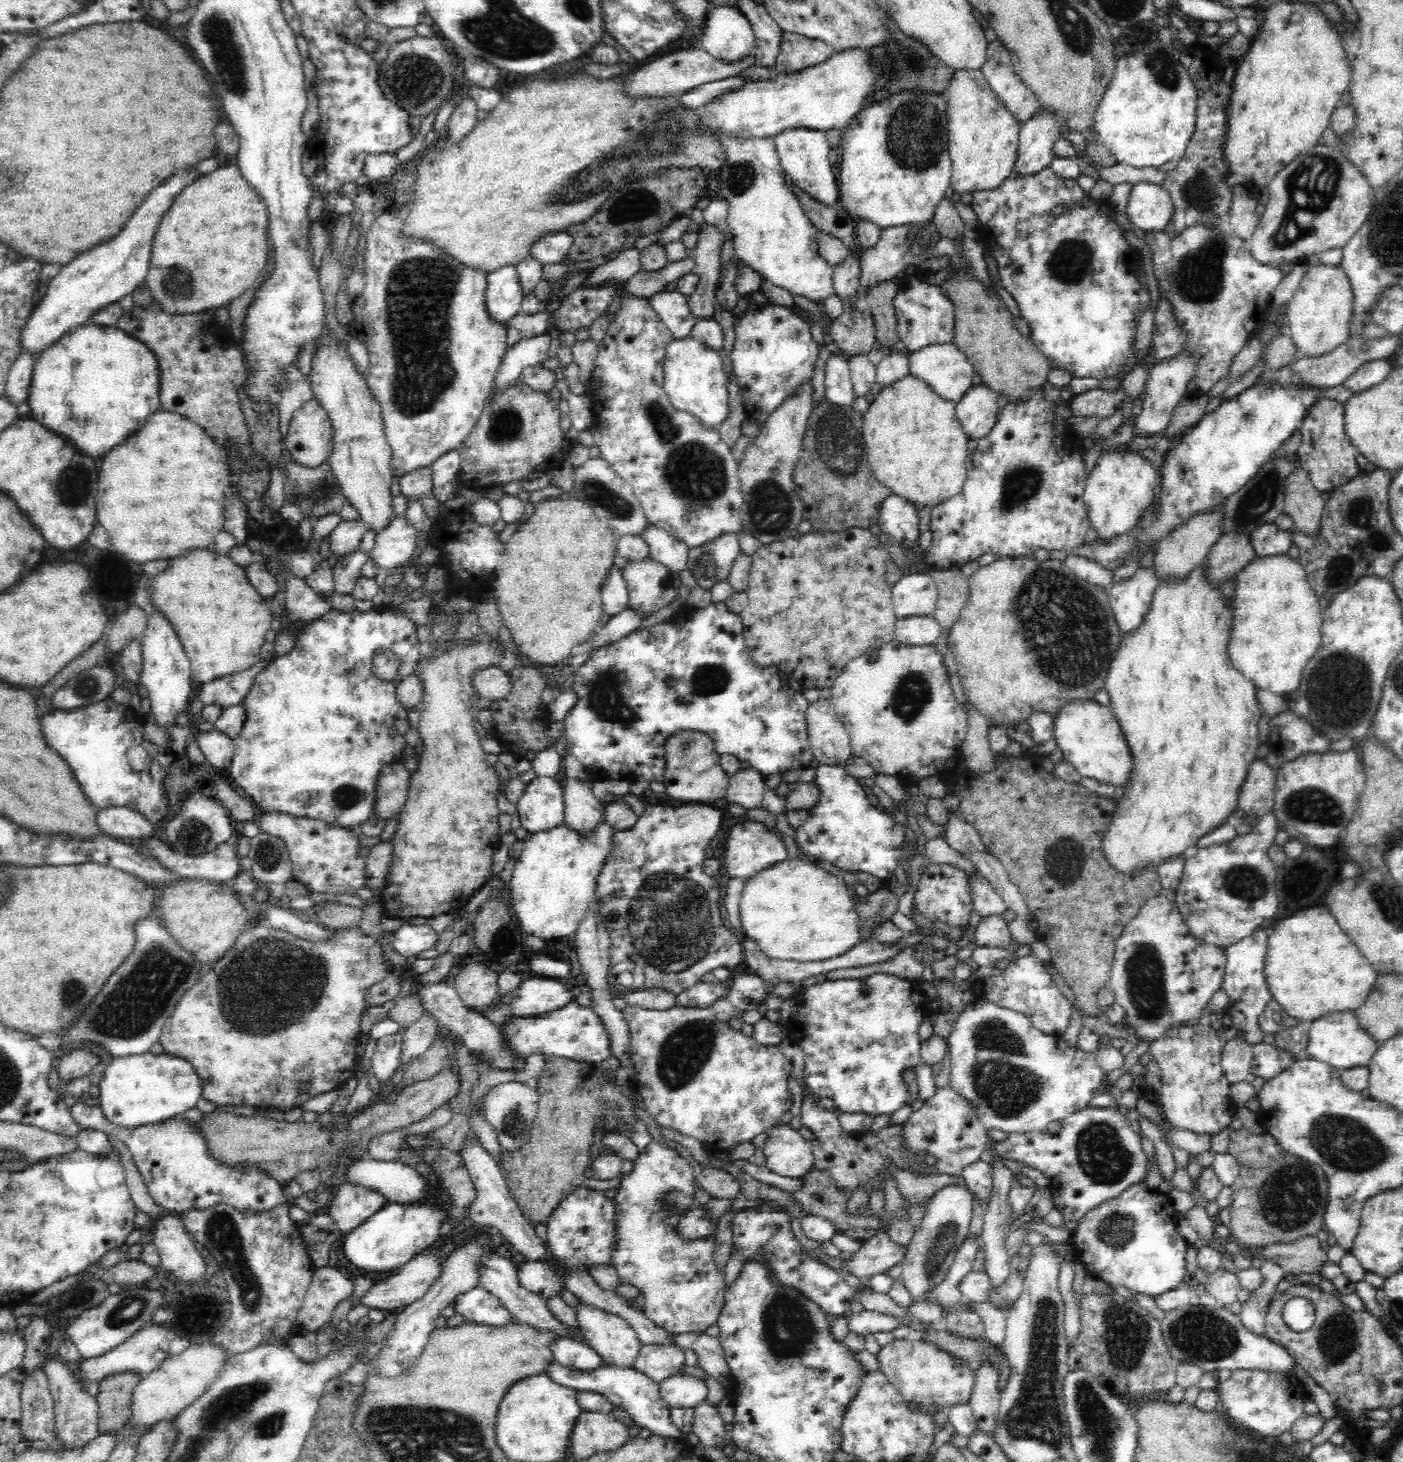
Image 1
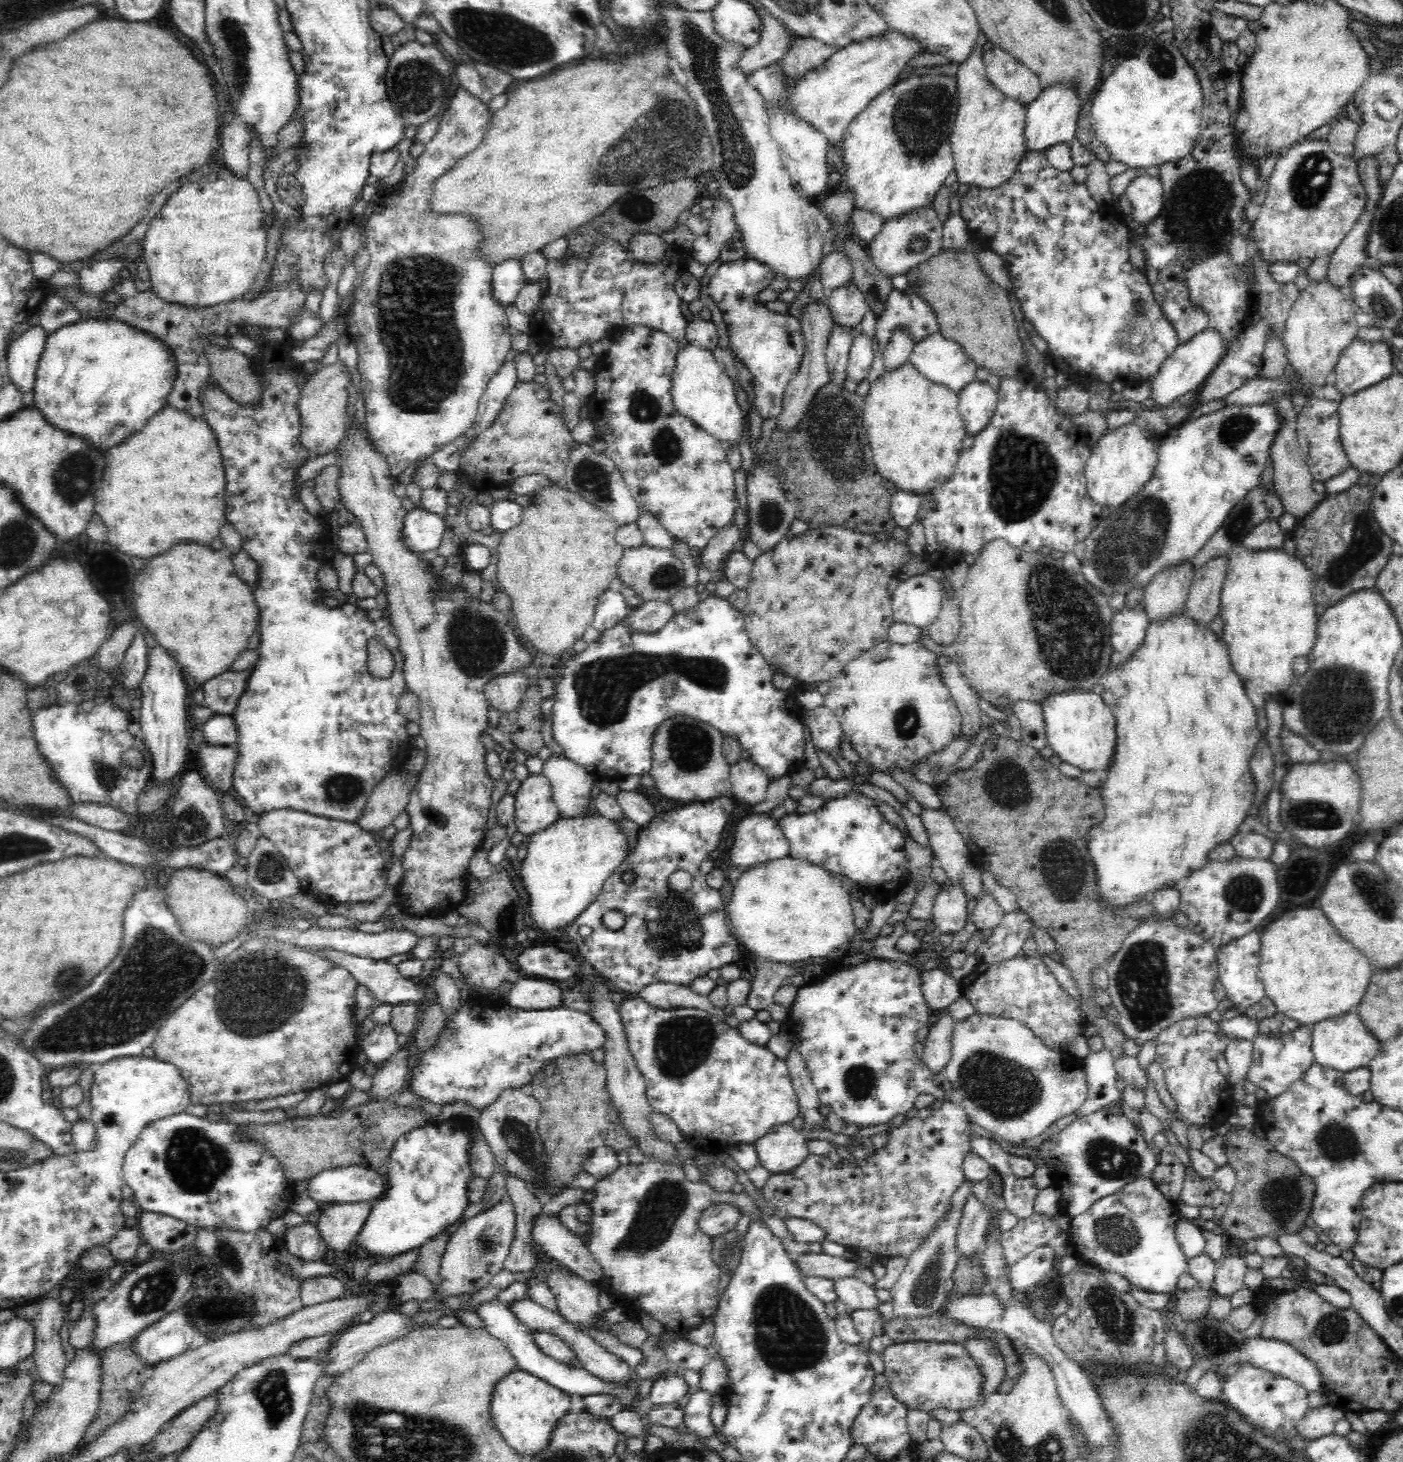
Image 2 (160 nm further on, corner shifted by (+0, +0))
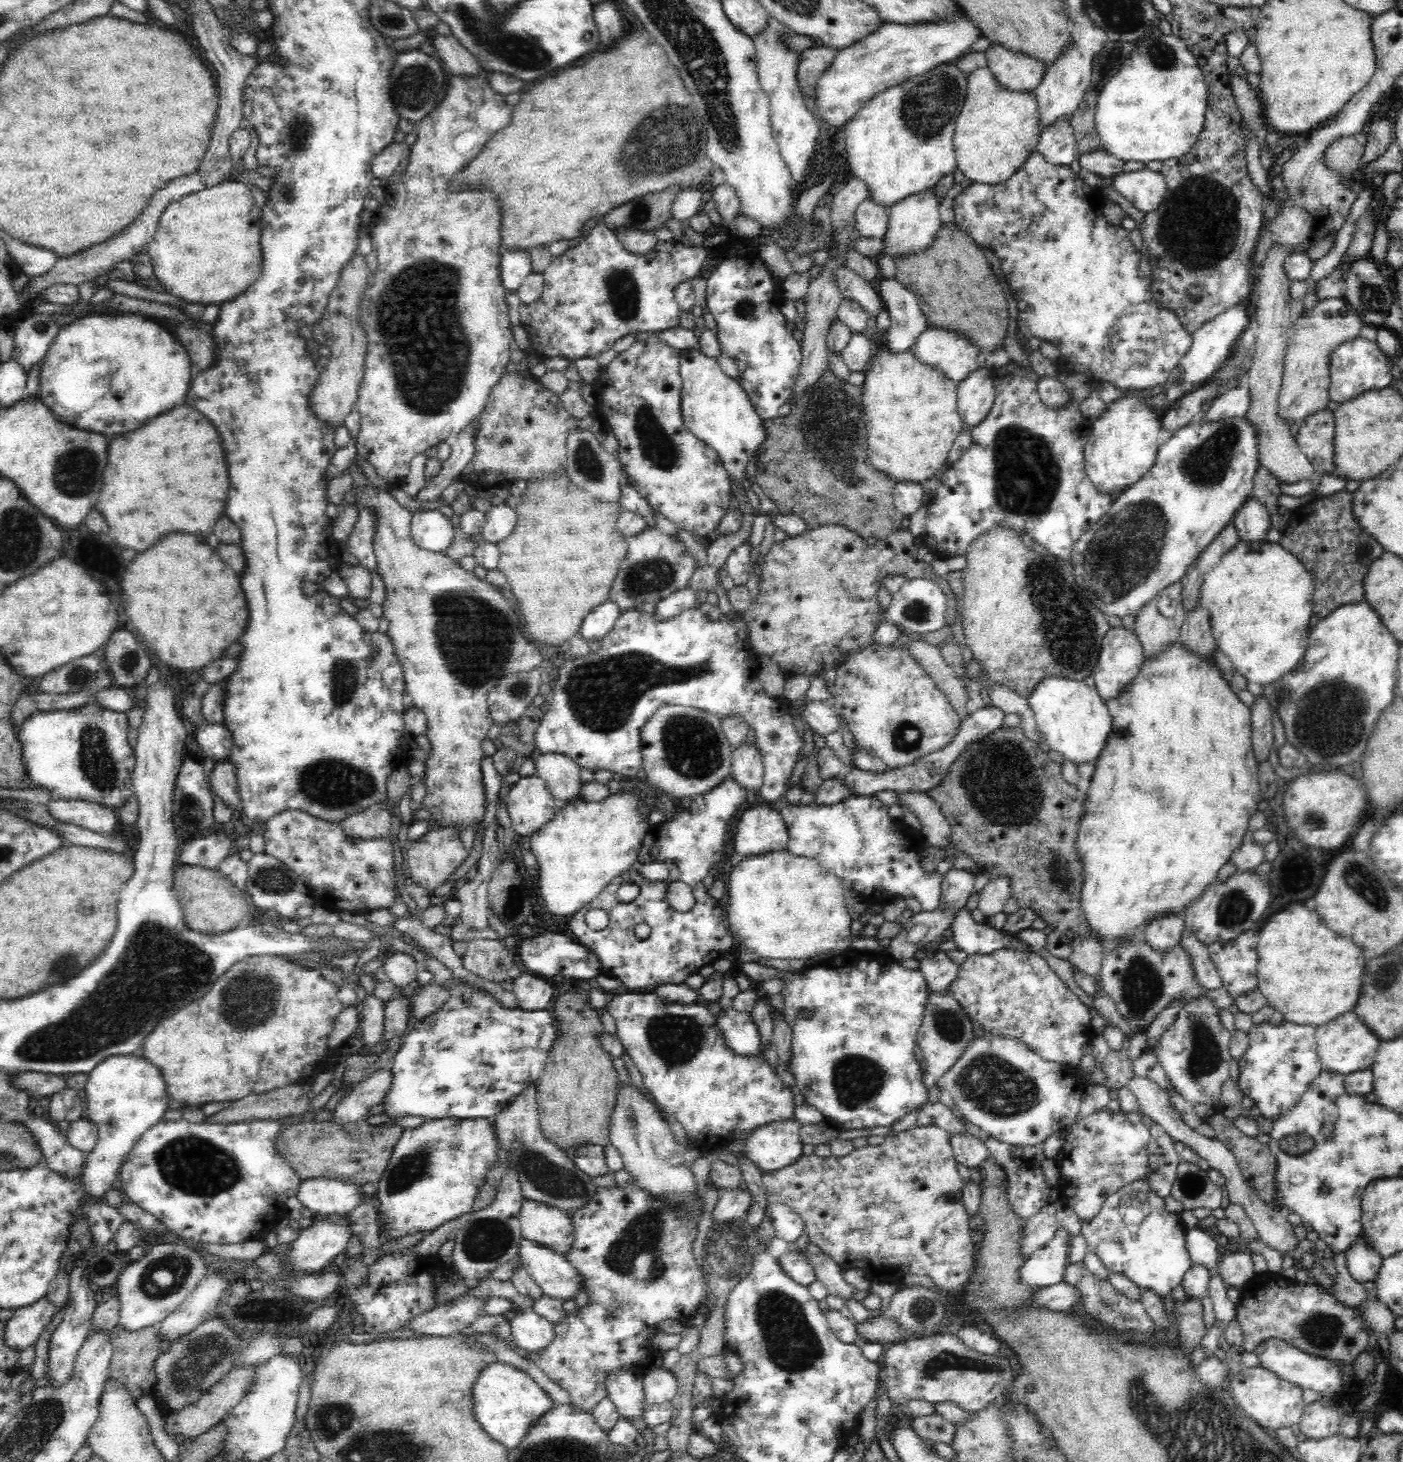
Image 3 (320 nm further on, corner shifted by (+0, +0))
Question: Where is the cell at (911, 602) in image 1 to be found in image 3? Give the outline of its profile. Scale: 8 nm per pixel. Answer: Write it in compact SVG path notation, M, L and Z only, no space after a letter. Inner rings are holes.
M920 578L907 580L904 586L900 588L900 591L894 594L891 604L886 611L889 616L889 621L901 630L916 635L926 635L929 632L940 630L940 628L948 625L947 607L947 596L942 591L942 588L933 581Z

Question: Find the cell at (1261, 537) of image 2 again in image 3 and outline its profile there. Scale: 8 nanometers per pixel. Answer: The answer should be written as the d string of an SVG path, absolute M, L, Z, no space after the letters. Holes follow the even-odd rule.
M1249 495L1231 520L1239 540L1248 542L1263 541L1270 524L1267 506Z

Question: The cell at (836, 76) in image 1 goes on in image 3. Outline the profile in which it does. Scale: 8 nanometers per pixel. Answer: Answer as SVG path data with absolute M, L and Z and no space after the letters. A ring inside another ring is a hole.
M960 7L956 14L938 22L884 23L876 32L839 49L833 64L820 76L816 85L816 108L822 122L840 128L866 104L888 88L940 64L952 63L970 53L972 44L982 37L977 24Z

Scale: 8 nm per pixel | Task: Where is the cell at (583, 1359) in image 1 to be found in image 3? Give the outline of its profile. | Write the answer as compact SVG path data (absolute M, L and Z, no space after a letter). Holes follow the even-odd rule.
M534 1309L522 1310L508 1321L516 1346L530 1354L543 1350L555 1336L553 1323L538 1315Z

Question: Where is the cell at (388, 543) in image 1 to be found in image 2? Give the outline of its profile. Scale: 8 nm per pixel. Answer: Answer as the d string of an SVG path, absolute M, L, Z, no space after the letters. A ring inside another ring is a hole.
M423 508L412 509L407 511L403 522L403 543L412 552L420 554L437 549L446 527L441 515Z

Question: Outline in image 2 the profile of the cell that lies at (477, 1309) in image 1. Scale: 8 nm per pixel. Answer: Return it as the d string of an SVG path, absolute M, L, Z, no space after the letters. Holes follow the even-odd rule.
M498 1298L492 1300L492 1302L490 1302L490 1304L487 1304L487 1303L485 1303L485 1304L480 1304L480 1306L478 1306L477 1313L478 1313L478 1316L480 1316L480 1318L482 1318L482 1320L484 1320L484 1324L485 1324L486 1331L487 1331L491 1336L494 1336L497 1340L500 1340L501 1342L503 1342L504 1347L508 1348L508 1351L512 1352L512 1357L514 1357L514 1360L516 1360L516 1366L517 1366L518 1369L525 1370L526 1372L532 1373L534 1376L540 1377L542 1380L548 1381L548 1384L551 1384L552 1386L555 1386L556 1388L559 1388L562 1392L565 1392L565 1393L567 1393L567 1394L578 1394L579 1396L582 1396L582 1397L585 1397L585 1396L588 1396L588 1395L595 1395L595 1394L609 1394L610 1396L617 1396L618 1398L620 1398L621 1403L623 1404L623 1408L624 1408L624 1409L627 1409L627 1410L634 1410L635 1412L638 1412L639 1415L640 1415L641 1417L643 1417L643 1418L645 1419L645 1417L646 1417L646 1412L648 1411L648 1407L649 1407L650 1405L652 1405L652 1404L650 1404L650 1402L648 1402L648 1398L645 1398L644 1400L642 1400L641 1402L639 1402L638 1404L636 1404L636 1406L634 1406L634 1408L632 1408L632 1409L629 1409L629 1407L628 1407L628 1406L630 1406L630 1402L632 1402L632 1400L634 1400L634 1396L636 1396L636 1392L637 1392L637 1390L636 1390L636 1383L634 1383L634 1381L632 1381L629 1385L624 1385L624 1386L621 1386L621 1387L620 1387L620 1385L610 1385L610 1384L608 1384L608 1383L604 1383L604 1381L598 1379L598 1377L596 1377L596 1376L594 1376L594 1375L588 1373L588 1371L586 1371L586 1369L584 1369L584 1368L580 1368L580 1369L570 1369L570 1367L568 1367L568 1365L566 1365L566 1363L558 1362L556 1359L554 1359L554 1358L552 1358L552 1357L549 1357L549 1356L546 1356L544 1353L542 1353L542 1351L540 1351L540 1349L538 1349L538 1347L536 1347L536 1344L534 1343L534 1340L533 1340L533 1334L531 1334L530 1329L529 1329L527 1326L525 1326L525 1324L522 1324L522 1323L520 1322L520 1320L518 1320L518 1319L516 1318L516 1315L513 1314L513 1312L510 1310L510 1308L506 1307L506 1305L500 1305L500 1303L498 1303Z

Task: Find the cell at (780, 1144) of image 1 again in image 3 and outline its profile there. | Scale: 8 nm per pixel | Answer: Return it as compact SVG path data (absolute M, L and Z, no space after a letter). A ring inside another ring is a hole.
M795 1119L760 1126L745 1141L744 1153L764 1173L790 1166L803 1155L801 1127Z

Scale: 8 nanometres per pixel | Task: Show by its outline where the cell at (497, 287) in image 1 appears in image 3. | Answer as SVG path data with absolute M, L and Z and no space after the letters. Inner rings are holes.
M503 250L500 265L501 286L516 291L524 278L533 273L532 259L526 250Z

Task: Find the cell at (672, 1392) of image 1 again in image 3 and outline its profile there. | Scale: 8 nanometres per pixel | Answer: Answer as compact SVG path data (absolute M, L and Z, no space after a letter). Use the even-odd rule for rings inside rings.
M663 1367L648 1370L642 1384L646 1406L671 1402L678 1390L676 1377Z

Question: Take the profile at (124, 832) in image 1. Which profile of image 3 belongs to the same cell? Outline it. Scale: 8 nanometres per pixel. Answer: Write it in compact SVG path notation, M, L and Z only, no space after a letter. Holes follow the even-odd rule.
M54 798L46 805L46 809L50 817L56 821L82 827L95 833L108 834L119 825L114 809L97 802Z

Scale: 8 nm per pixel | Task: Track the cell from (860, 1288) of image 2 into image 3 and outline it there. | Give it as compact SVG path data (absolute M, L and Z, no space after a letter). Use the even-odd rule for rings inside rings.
M787 1242L786 1251L800 1255L802 1260L812 1267L815 1280L824 1284L828 1294L839 1296L842 1300L848 1300L856 1291L842 1279L843 1273L840 1267L830 1257L822 1254L810 1254L806 1249L802 1250L795 1242Z

